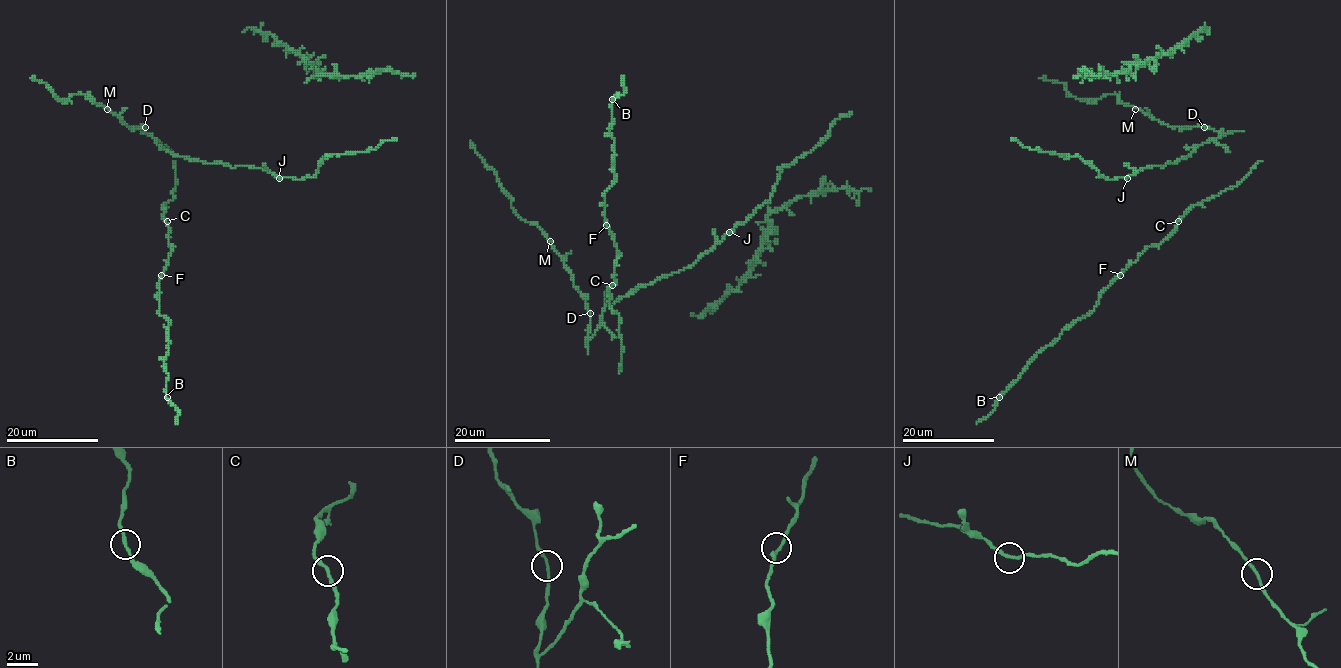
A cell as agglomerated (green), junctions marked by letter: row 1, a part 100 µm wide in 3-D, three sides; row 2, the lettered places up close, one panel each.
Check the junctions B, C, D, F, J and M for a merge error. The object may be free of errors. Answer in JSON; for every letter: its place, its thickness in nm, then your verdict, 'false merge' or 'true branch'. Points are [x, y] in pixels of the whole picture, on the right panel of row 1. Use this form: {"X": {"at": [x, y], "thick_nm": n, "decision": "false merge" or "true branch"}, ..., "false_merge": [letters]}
{"B": {"at": [999, 397], "thick_nm": 200, "decision": "true branch"}, "C": {"at": [1178, 221], "thick_nm": 220, "decision": "true branch"}, "D": {"at": [1204, 127], "thick_nm": 200, "decision": "true branch"}, "F": {"at": [1120, 275], "thick_nm": 200, "decision": "true branch"}, "J": {"at": [1127, 178], "thick_nm": 200, "decision": "true branch"}, "M": {"at": [1135, 109], "thick_nm": 200, "decision": "true branch"}, "false_merge": []}

